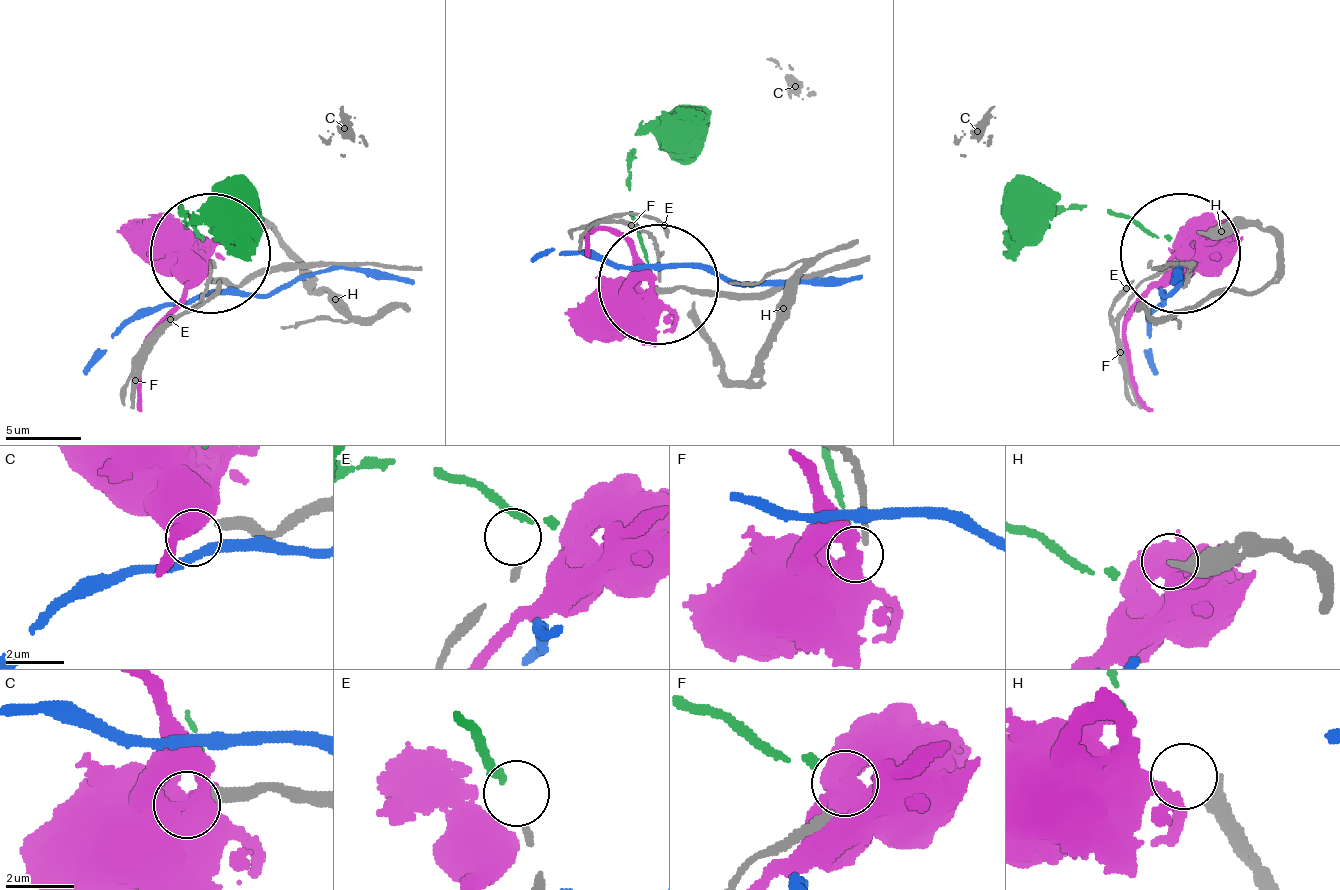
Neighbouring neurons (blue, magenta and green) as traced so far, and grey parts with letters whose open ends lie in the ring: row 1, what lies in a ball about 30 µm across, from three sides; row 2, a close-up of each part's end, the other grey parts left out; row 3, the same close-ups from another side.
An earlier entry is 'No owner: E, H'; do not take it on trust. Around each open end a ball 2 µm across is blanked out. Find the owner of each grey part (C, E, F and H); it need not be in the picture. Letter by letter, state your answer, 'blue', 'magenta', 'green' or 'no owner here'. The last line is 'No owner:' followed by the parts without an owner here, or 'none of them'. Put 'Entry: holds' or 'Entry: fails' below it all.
C: no owner here
E: no owner here
F: green
H: no owner here
No owner: C, E, H
Entry: fails

